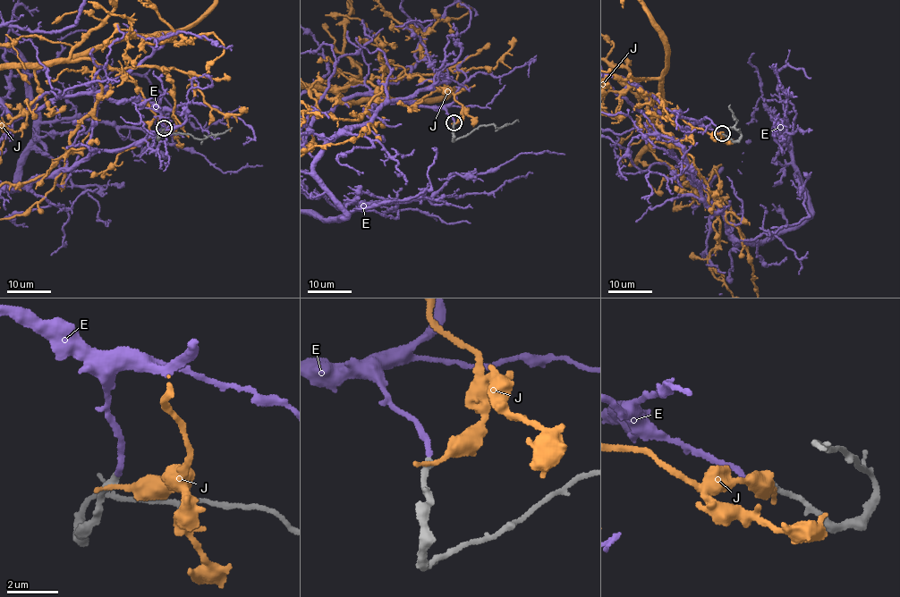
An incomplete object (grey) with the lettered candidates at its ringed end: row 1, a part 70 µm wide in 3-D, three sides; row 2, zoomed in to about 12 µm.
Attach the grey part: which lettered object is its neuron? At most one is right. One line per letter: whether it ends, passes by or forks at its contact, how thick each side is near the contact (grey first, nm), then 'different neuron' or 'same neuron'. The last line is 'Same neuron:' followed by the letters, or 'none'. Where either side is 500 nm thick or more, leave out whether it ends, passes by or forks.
E: it ends there; 240 nm thick on the grey side, 200 nm on the other; same neuron
J: it ends there; 280 nm thick on the grey side, 180 nm on the other; different neuron
Same neuron: E

